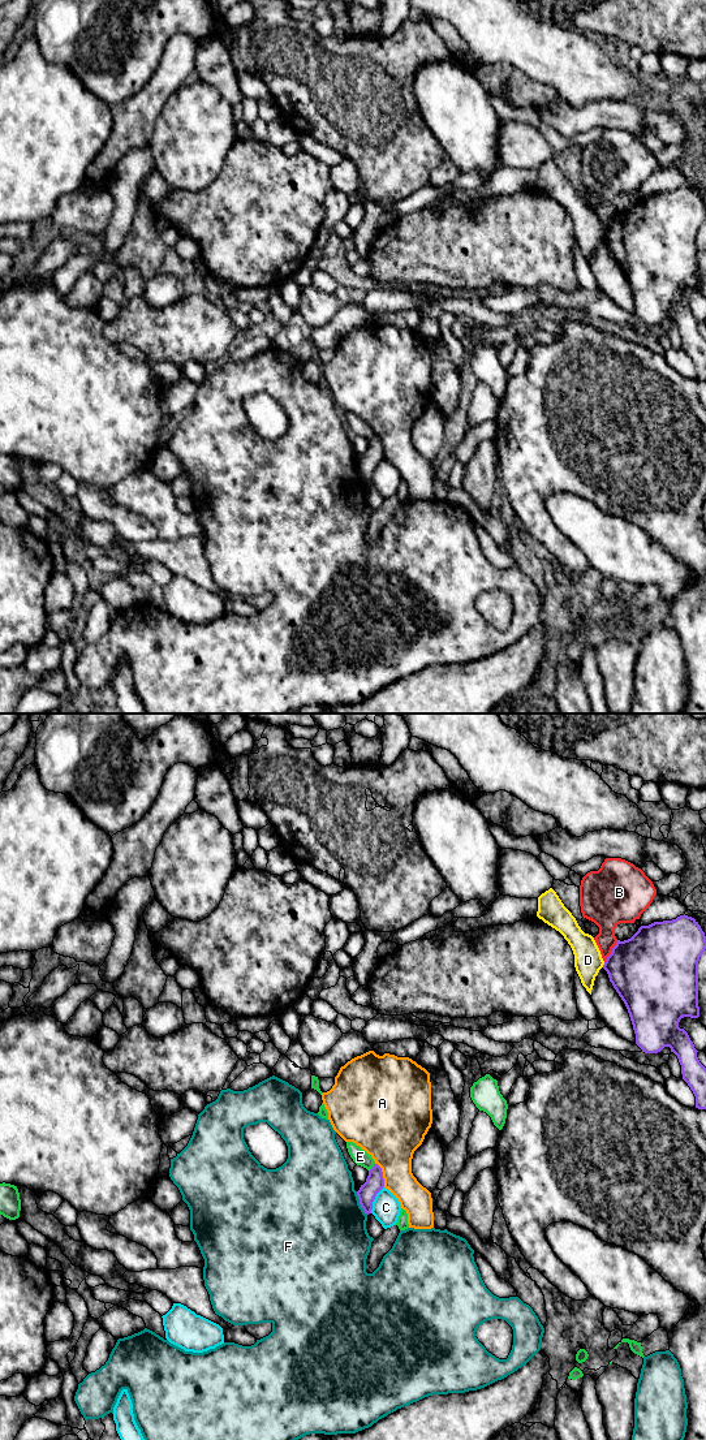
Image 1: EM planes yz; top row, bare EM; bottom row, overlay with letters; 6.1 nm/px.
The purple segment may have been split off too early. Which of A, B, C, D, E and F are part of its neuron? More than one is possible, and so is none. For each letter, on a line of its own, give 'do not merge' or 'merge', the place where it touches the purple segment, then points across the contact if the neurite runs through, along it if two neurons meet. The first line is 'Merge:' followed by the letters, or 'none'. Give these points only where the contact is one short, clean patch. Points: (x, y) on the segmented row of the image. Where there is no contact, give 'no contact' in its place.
Merge: none
A: do not merge; contact yz (382, 1175)
B: do not merge; contact yz (611, 952)
C: do not merge; contact yz (374, 1198); border yz (383, 1186), (377, 1194), (370, 1212)
D: do not merge; contact yz (603, 965)
E: do not merge; contact yz (373, 1167)
F: do not merge; contact yz (360, 1203)

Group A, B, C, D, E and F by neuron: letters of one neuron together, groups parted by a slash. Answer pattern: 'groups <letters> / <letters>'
groups A / B / C E / D / F

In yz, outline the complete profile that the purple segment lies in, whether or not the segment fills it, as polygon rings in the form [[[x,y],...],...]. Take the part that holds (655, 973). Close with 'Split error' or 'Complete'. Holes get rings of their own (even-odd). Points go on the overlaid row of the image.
[[[680,915],[672,921],[654,922],[641,926],[628,940],[617,940],[607,957],[603,969],[610,982],[624,1001],[636,1034],[636,1044],[645,1053],[658,1053],[670,1047],[681,1065],[683,1079],[688,1083],[696,1096],[696,1108],[706,1109],[706,1068],[697,1057],[697,1049],[688,1032],[679,1027],[684,1017],[698,1018],[698,961],[706,949],[706,936],[698,922],[688,915]]]. Complete

